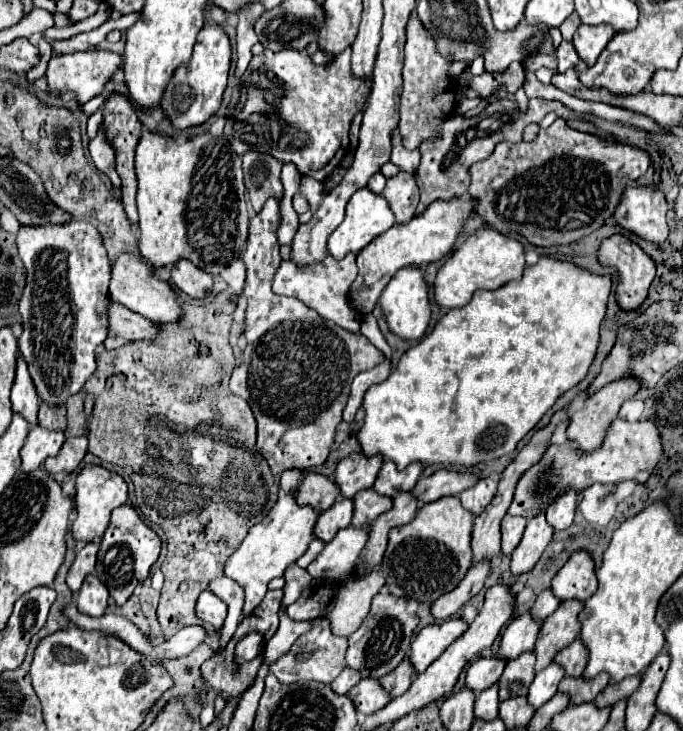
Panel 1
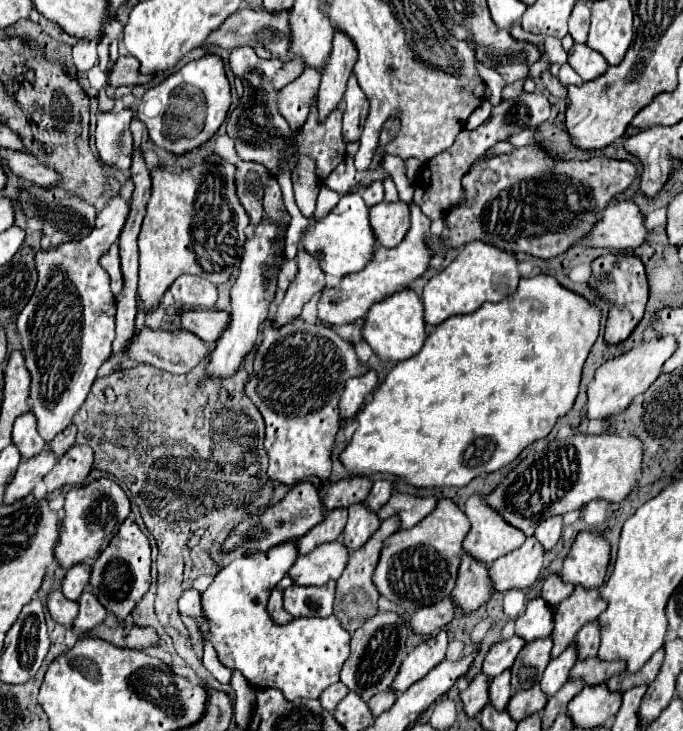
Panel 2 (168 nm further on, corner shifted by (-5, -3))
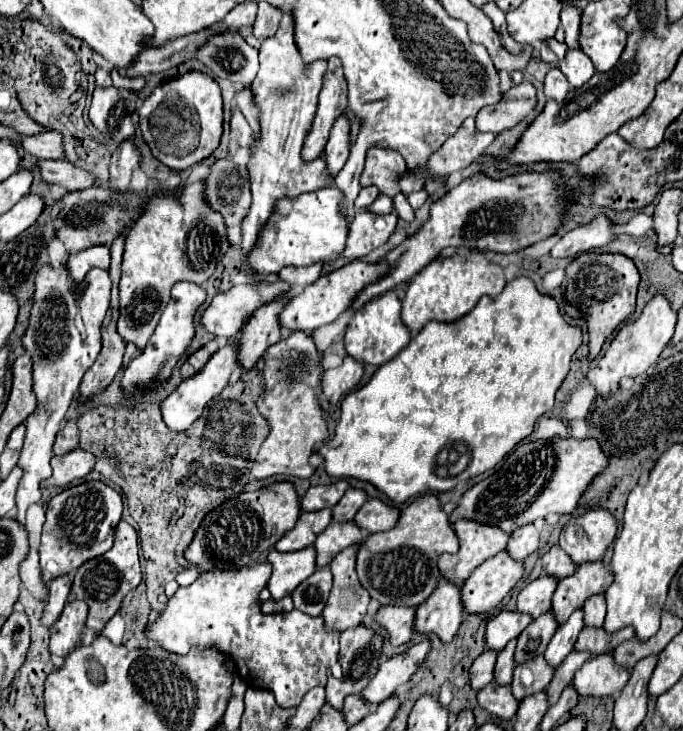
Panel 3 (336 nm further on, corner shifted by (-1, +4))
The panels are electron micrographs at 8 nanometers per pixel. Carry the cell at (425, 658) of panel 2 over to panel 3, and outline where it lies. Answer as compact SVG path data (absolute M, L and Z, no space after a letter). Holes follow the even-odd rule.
M423 639L417 645L411 645L407 651L391 659L385 659L379 667L379 673L371 679L367 689L361 693L363 699L369 703L381 703L387 697L391 697L395 689L405 685L411 679L411 675L421 667L429 649L431 649L431 641Z

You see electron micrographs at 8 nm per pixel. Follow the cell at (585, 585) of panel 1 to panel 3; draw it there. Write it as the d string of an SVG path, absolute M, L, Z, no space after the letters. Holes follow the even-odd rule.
M589 509L579 517L571 517L559 537L559 547L575 561L575 565L601 561L613 543L617 523L605 509Z

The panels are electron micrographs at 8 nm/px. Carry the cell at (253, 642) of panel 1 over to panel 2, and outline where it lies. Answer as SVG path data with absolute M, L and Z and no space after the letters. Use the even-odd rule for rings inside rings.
M285 542L267 552L255 552L251 556L239 558L219 570L211 586L201 592L201 614L209 622L209 642L213 644L217 658L223 666L239 670L253 688L277 688L283 696L293 702L297 698L317 698L329 684L339 682L339 672L349 658L351 634L339 624L335 616L329 618L296 618L291 622L275 624L267 614L269 592L287 574L287 568L297 560L297 544Z

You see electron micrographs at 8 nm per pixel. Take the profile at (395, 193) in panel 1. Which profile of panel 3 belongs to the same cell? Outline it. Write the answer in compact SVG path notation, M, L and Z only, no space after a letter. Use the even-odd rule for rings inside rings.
M367 209L355 211L355 221L351 223L347 245L341 257L361 259L369 255L375 247L387 243L387 239L397 227L397 221L399 221L397 213L377 215Z

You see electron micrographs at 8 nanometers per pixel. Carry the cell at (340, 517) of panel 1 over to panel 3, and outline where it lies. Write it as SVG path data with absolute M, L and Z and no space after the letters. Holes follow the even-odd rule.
M319 509L315 513L303 513L297 525L287 531L275 545L277 551L299 551L315 543L317 535L331 523L331 509Z

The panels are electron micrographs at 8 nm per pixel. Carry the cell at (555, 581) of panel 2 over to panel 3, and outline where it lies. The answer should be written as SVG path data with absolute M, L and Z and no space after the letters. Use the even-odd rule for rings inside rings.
M559 545L551 547L543 557L541 557L541 563L543 563L543 573L547 575L553 575L557 579L563 579L563 577L569 577L571 573L575 573L575 565L573 561L567 557L567 553L563 553L563 549Z

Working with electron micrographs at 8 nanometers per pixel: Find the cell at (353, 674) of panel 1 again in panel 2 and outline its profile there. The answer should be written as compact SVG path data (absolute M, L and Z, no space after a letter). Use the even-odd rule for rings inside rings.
M341 682L331 684L331 686L319 696L321 708L327 710L327 712L333 712L333 710L335 710L335 704L339 704L339 700L343 700L343 696L347 696L347 688L343 688Z

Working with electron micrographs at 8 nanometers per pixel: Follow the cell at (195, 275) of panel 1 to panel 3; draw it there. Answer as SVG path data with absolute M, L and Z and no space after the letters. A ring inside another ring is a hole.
M179 281L173 285L171 289L171 301L167 303L159 325L155 327L155 333L151 335L151 341L147 343L147 347L143 349L143 355L139 355L137 359L133 359L121 379L121 387L125 389L127 397L131 397L131 389L135 389L135 393L139 393L139 387L147 387L155 381L165 381L171 375L171 369L175 367L177 359L181 357L181 353L189 347L195 331L193 331L193 315L199 309L199 305L203 305L207 299L207 291L201 285L193 285L193 283L185 283Z

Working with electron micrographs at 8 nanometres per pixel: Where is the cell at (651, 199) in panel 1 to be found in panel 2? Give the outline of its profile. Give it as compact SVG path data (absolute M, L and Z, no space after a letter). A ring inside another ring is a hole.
M621 200L607 206L591 232L583 238L583 246L621 252L643 244L647 234L639 208L631 200Z

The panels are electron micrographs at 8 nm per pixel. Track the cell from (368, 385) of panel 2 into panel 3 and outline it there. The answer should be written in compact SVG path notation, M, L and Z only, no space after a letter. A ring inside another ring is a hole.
M345 357L339 367L327 369L323 373L321 389L325 397L333 405L337 405L339 401L345 399L345 395L349 395L359 385L361 377L363 377L363 363L355 361L353 357Z

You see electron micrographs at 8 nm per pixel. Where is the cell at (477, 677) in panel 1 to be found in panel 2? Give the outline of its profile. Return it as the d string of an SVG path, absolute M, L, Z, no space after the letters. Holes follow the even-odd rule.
M511 636L509 640L499 640L495 642L483 662L483 674L489 678L495 678L499 672L507 670L513 666L515 656L519 654L519 650L525 646L525 640L521 636Z

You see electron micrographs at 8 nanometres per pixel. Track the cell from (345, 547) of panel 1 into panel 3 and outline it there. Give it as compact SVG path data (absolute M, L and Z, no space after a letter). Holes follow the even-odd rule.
M305 547L293 553L279 553L271 549L267 559L273 565L271 579L267 583L271 597L277 601L291 593L299 583L303 583L311 573L317 571L315 567L315 547Z

